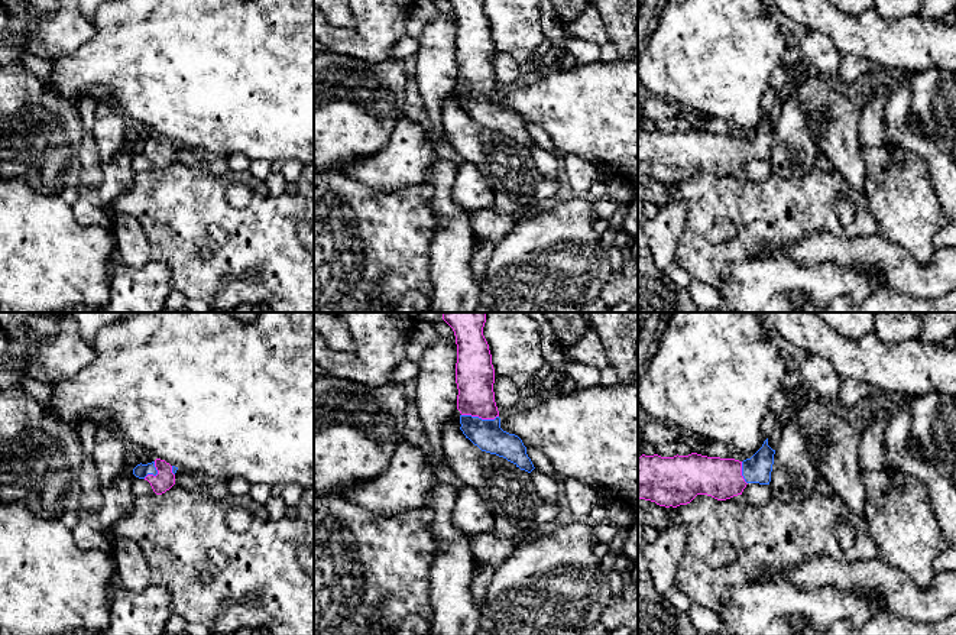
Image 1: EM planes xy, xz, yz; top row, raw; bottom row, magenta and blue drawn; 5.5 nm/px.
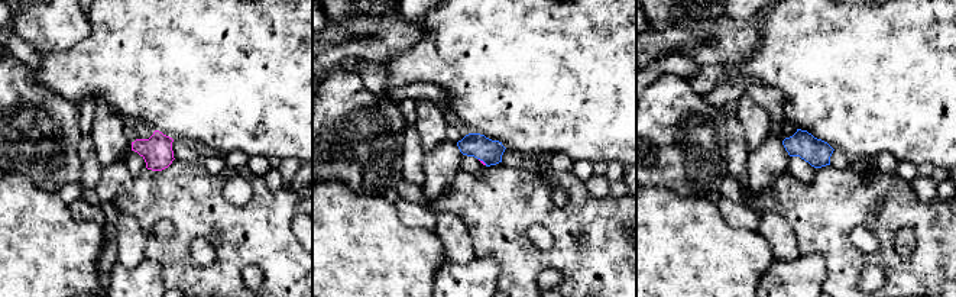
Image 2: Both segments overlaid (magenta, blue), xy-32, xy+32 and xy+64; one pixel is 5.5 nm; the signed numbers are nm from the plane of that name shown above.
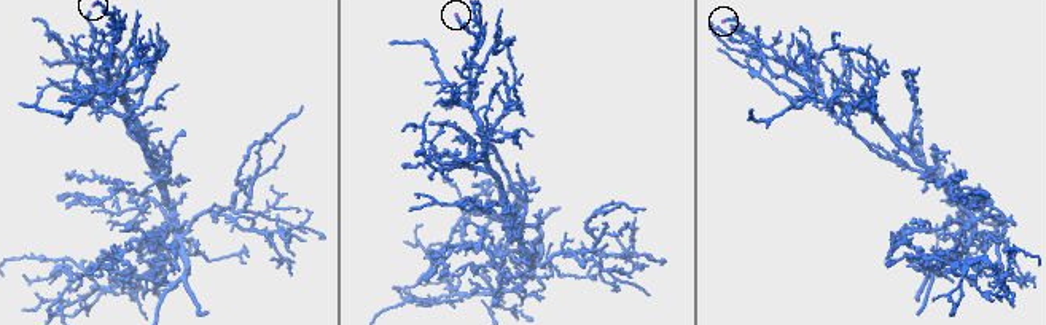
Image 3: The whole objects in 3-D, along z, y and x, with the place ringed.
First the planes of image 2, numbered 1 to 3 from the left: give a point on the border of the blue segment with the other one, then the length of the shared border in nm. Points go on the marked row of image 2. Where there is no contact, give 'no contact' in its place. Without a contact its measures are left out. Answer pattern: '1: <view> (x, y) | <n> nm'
1: no contact
2: xy+32 (482, 161) | 60 nm
3: no contact

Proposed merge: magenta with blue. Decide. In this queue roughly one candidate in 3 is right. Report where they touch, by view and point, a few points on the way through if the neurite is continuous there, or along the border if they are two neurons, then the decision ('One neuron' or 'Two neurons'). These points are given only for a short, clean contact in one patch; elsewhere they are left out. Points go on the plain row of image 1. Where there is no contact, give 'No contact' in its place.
Touches magenta at xz (480, 93). Path across: xz (475, 51), (476, 81), (480, 93), (480, 100), (486, 110). One neuron

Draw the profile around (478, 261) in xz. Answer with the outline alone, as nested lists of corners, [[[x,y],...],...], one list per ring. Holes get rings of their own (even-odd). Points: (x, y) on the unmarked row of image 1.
[[[476,239],[474,253],[471,257],[473,276],[477,284],[483,282],[486,263],[493,253],[495,244],[486,240]]]

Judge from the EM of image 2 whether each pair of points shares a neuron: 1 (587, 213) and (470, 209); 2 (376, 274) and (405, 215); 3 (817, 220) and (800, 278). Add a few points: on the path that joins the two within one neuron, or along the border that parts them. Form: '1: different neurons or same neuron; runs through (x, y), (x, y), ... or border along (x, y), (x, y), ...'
1: same neuron; runs through (558, 215), (547, 215), (540, 209), (499, 209)
2: different neurons; border along (394, 205), (405, 225), (433, 231)
3: different neurons; border along (800, 254), (819, 254), (823, 258), (825, 281)

